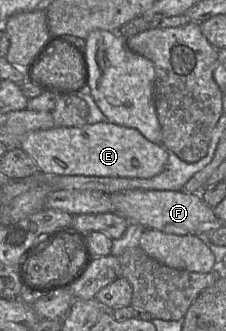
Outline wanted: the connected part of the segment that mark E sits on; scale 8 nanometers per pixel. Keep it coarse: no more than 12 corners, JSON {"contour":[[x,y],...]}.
{"contour":[[108,121],[27,133],[44,174],[149,179],[166,149]]}

